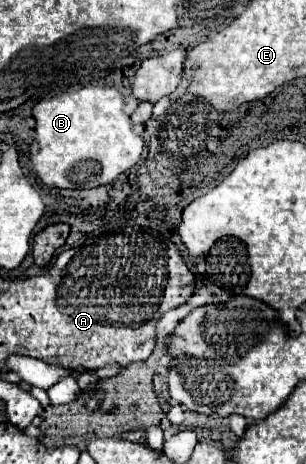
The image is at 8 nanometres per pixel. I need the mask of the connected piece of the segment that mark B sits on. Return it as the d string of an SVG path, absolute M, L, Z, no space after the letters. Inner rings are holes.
M90 85L70 94L40 100L34 110L36 138L30 144L32 170L46 186L98 188L130 170L144 150L142 138L132 130L124 112L122 94L109 86Z

